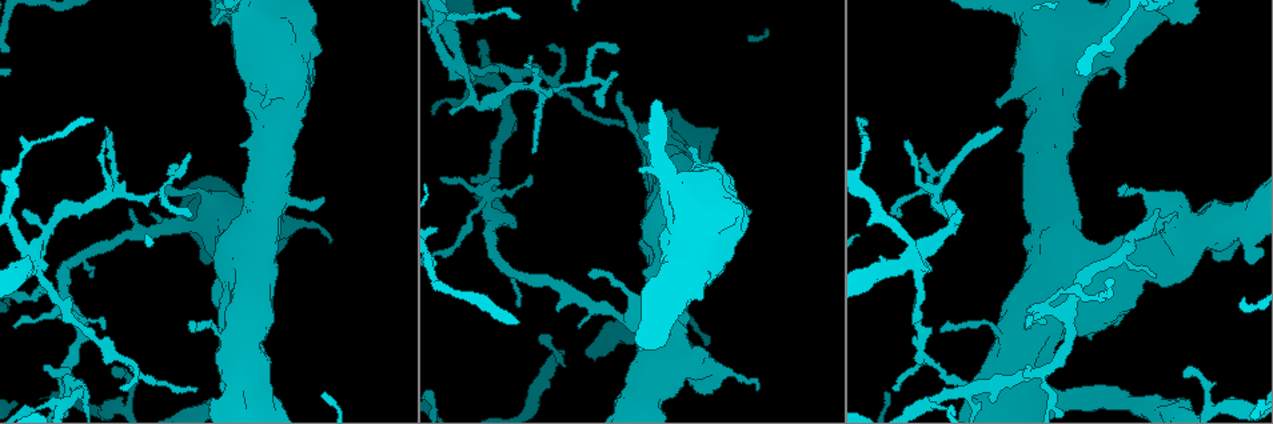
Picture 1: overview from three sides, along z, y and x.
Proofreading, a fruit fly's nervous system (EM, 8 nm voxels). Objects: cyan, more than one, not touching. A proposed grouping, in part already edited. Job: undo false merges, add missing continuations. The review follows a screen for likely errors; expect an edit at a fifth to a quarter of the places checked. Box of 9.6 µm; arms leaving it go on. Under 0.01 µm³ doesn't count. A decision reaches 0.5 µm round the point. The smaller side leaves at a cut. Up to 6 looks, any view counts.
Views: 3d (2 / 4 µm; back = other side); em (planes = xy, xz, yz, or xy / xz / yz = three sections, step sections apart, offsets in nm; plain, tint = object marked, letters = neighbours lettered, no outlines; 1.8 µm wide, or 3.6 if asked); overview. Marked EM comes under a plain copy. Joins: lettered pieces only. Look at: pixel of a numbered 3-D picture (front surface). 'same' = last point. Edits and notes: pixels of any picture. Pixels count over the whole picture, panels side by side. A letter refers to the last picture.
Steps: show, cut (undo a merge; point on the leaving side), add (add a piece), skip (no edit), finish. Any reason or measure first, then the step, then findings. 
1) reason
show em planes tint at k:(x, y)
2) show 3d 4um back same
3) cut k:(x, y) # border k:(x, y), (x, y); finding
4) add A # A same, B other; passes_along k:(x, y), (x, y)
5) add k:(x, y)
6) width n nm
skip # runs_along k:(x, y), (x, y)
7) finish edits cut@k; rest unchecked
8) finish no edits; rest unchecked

free end
show em planes letters at 1:(323, 201)

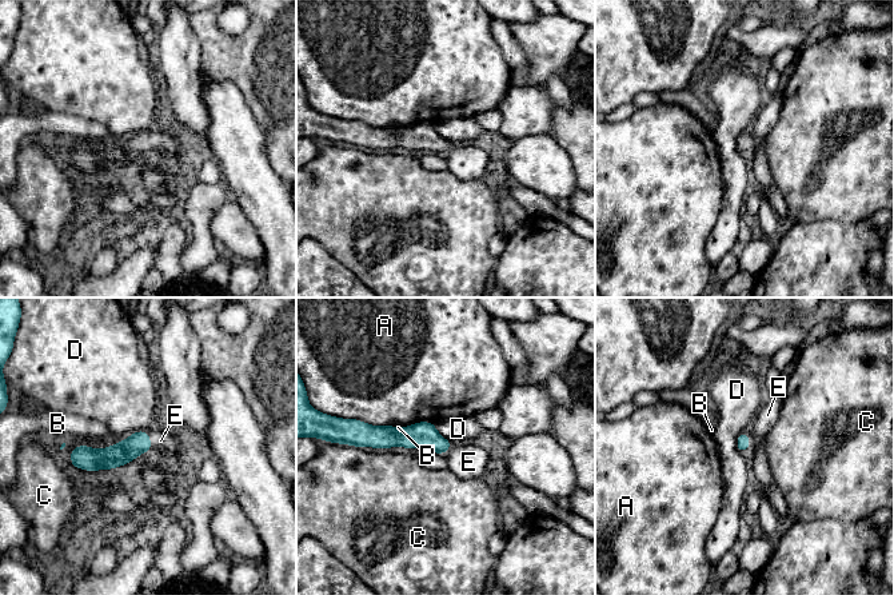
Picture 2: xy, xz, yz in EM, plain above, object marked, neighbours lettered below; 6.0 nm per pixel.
longest_contact A 220 nm
add E # A other, B other, C other, D other, E same; it goes on there

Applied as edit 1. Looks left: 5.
show overview

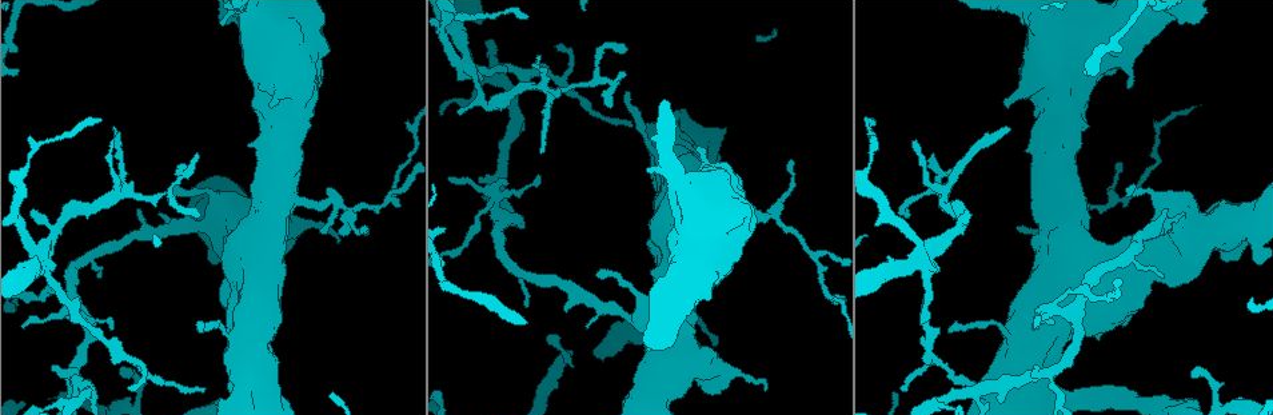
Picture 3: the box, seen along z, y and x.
show 3d 4um at 3:(1038, 405)

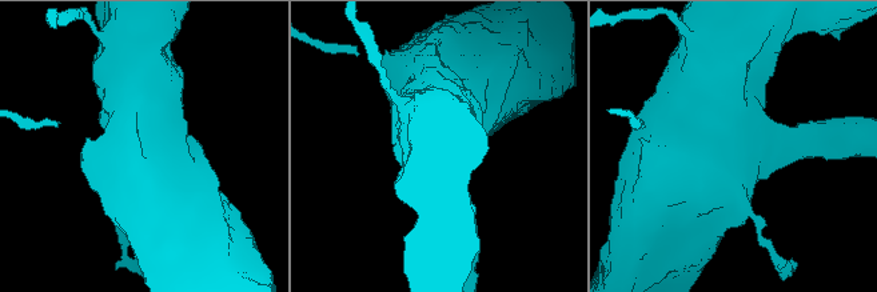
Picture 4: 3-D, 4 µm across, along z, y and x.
show em 3.6um planes letters at 4:(741, 148)

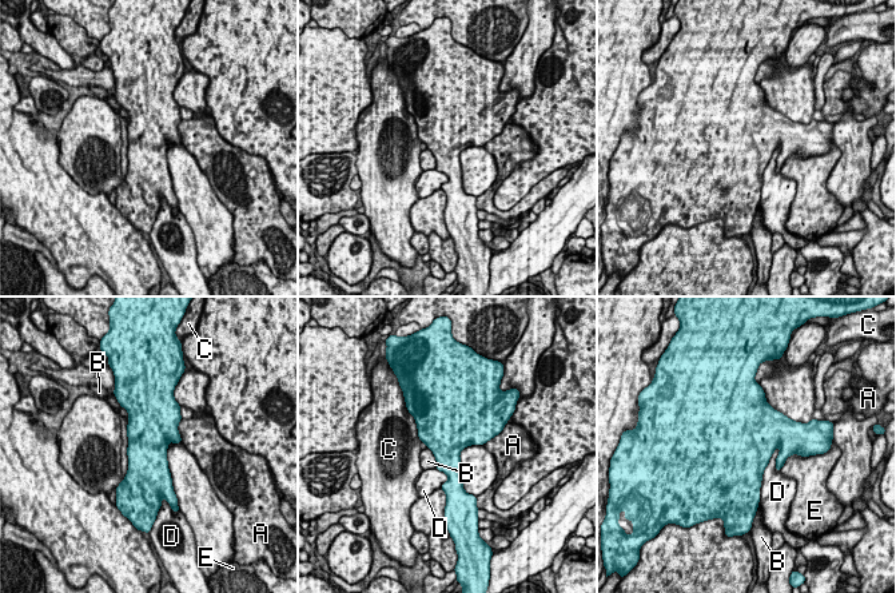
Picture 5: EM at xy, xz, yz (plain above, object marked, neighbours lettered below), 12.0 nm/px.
skip # A other, B other, C other, D other, E other; border 5:(426, 448), (431, 452), (435, 466); continuous, no second neuron

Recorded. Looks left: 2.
looks like a crossing
show em planes letters at 3:(917, 259)

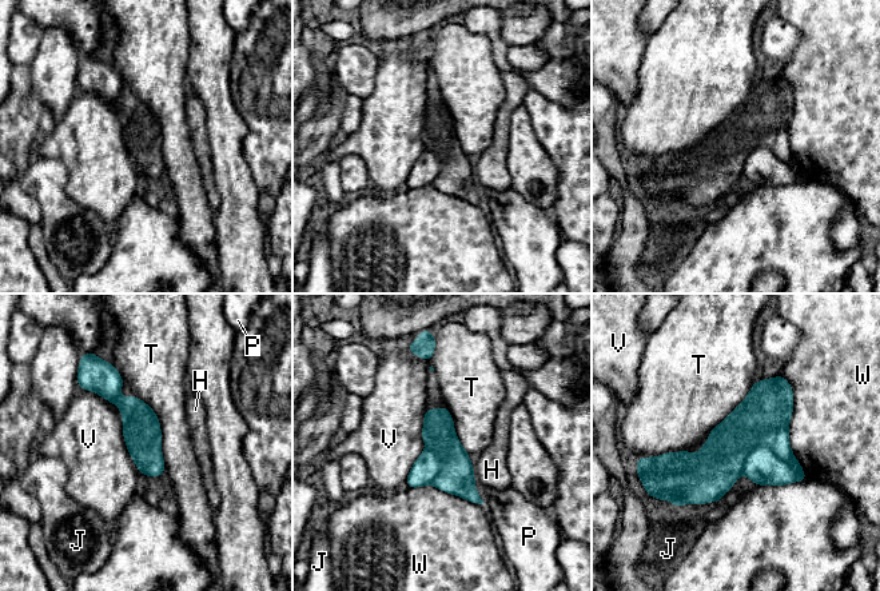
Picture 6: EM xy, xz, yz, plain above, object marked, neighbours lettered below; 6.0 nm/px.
longest_contact W 650 nm
cut 6:(763, 466) # H other, J other, P other, T other, V other, W other; border 6:(743, 464), (768, 446), (804, 475); two neurons meet here

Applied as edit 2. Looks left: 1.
finish edits add@2, cut@6; rest unchecked

